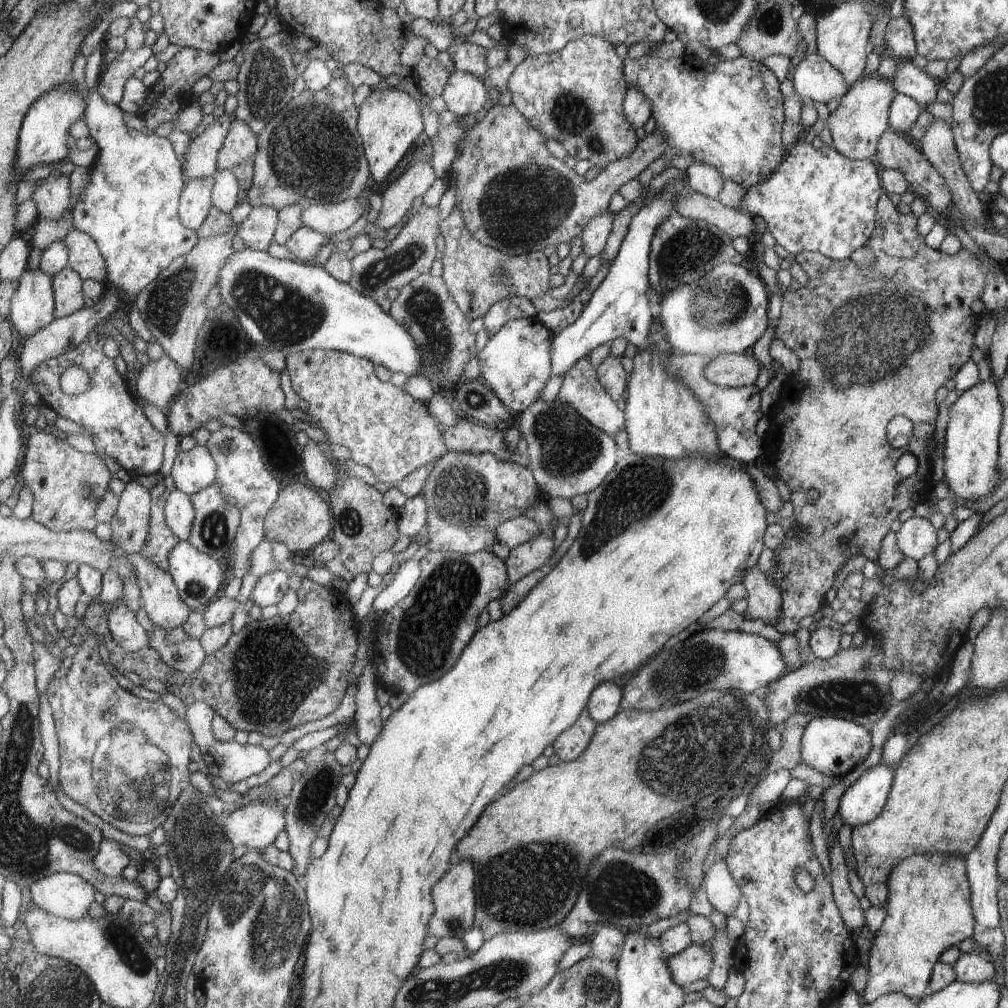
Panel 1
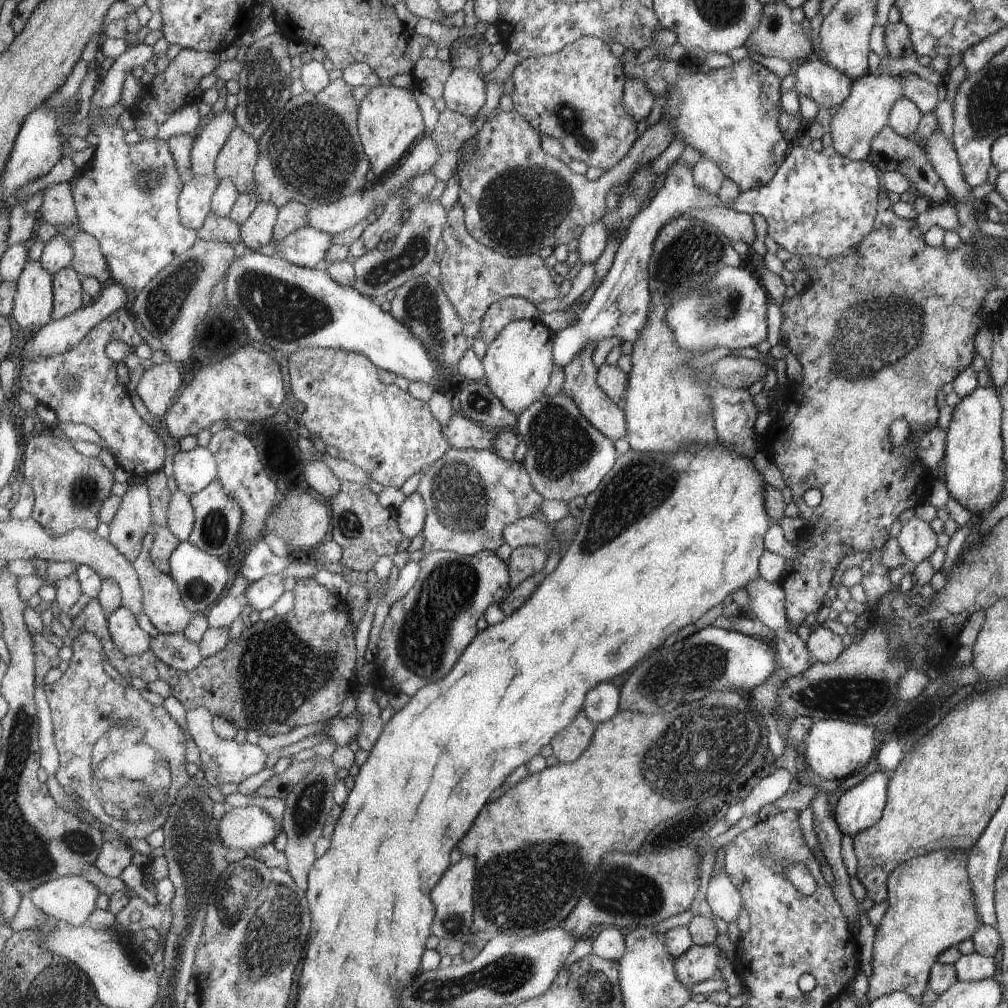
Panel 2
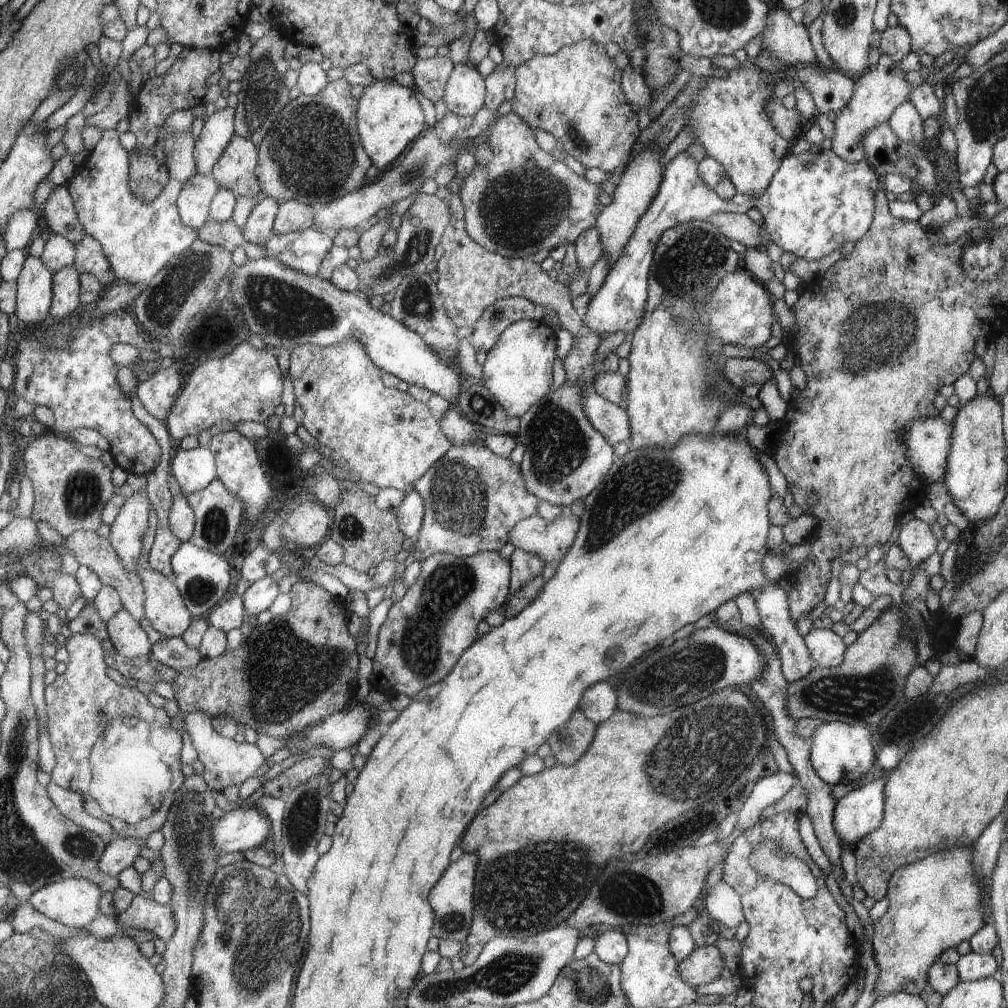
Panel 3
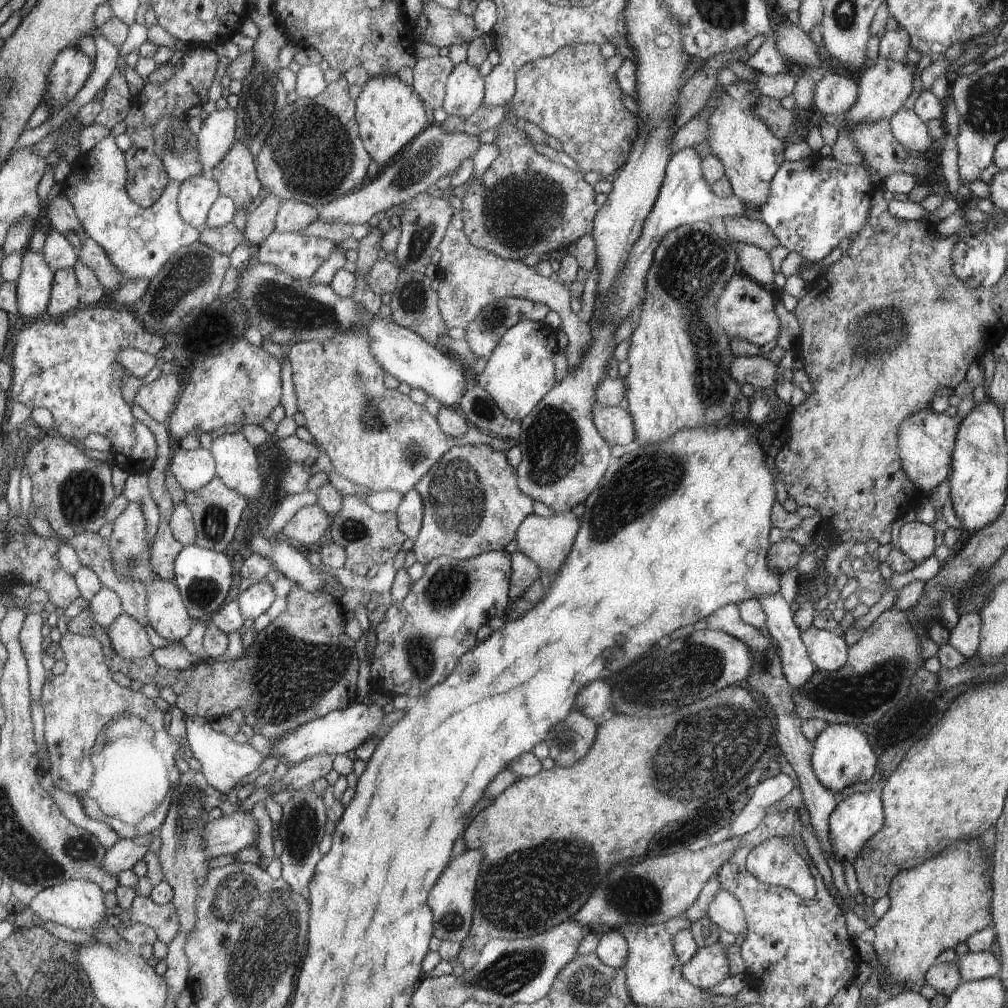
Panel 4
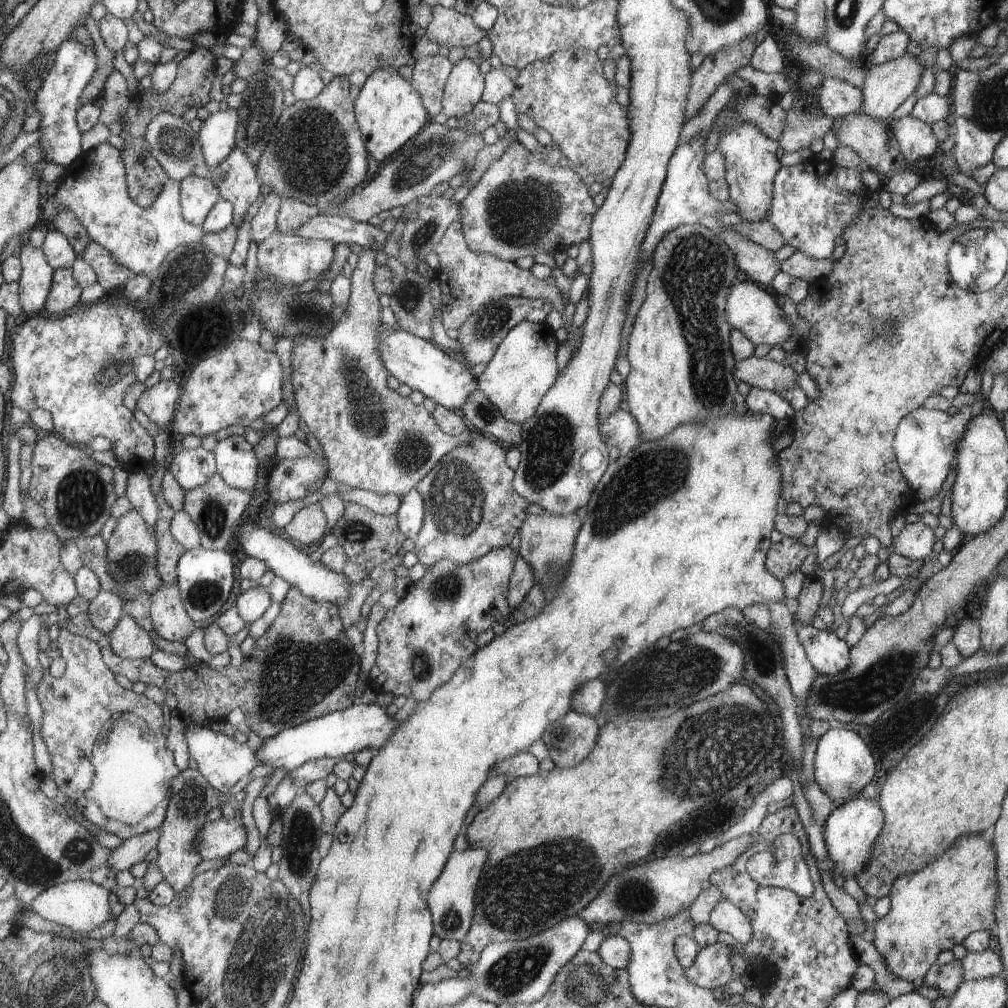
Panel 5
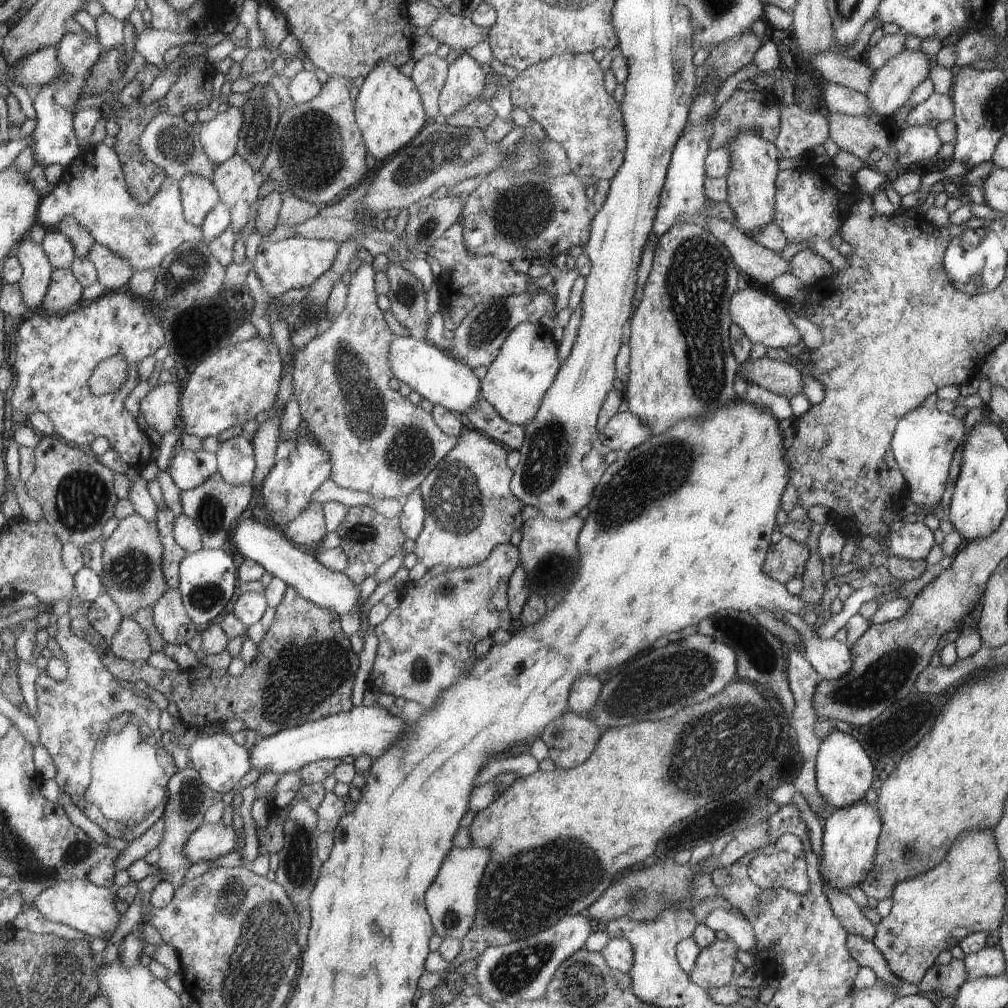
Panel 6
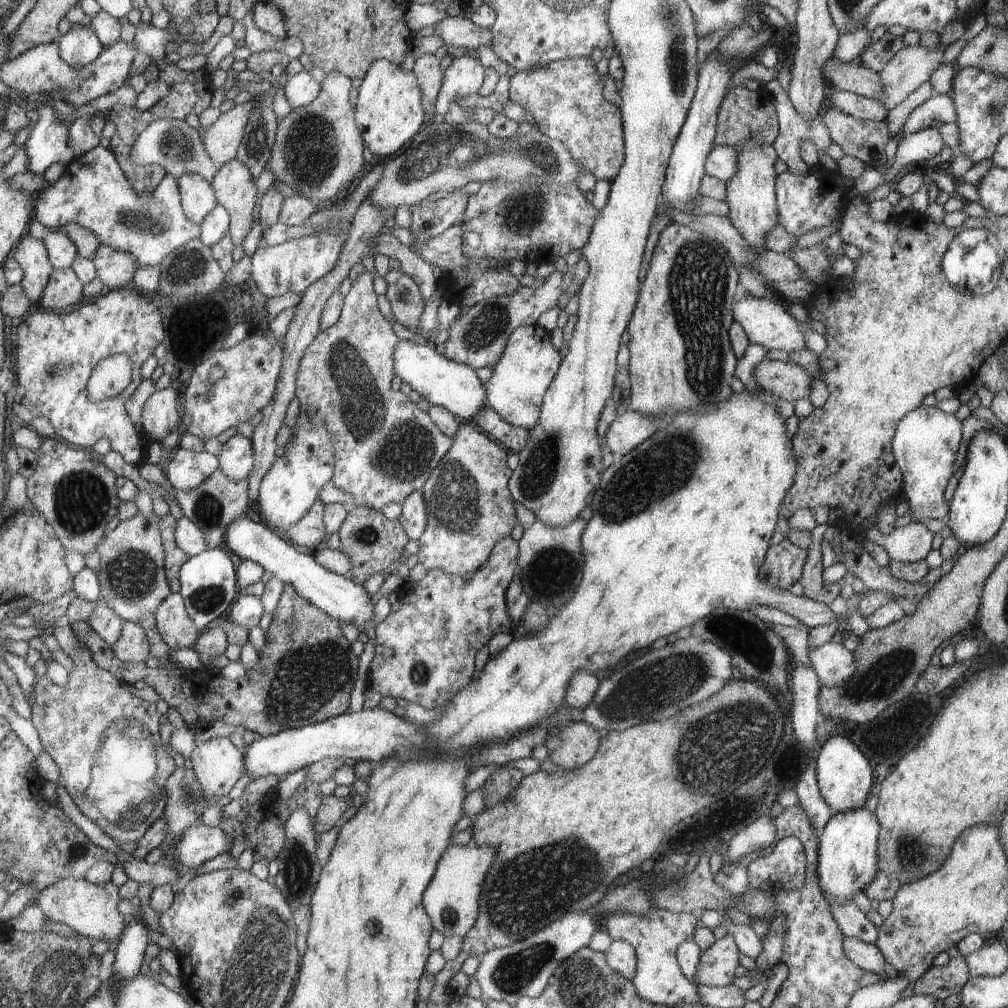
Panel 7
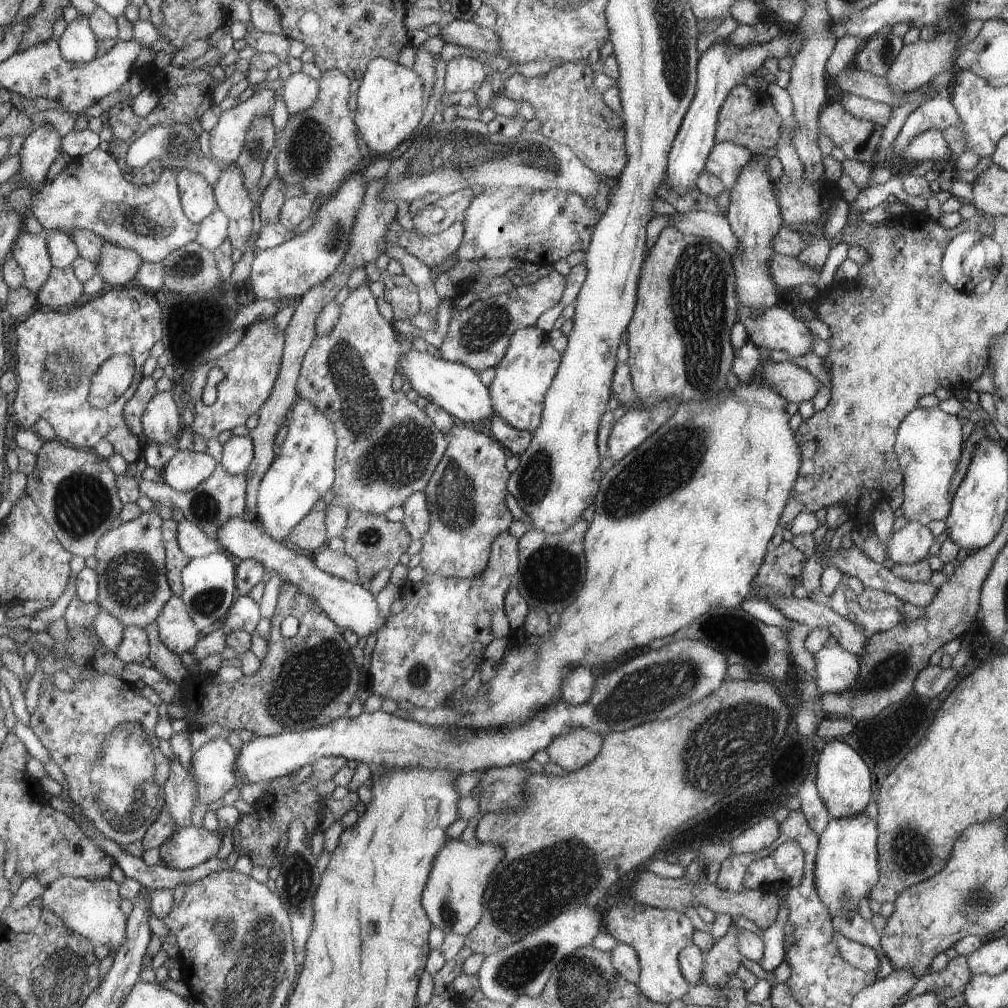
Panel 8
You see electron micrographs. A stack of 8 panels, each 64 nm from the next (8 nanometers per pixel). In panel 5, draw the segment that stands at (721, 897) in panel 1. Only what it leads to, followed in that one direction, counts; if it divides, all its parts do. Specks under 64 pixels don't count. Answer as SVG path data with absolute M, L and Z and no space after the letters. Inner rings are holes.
M722 899L722 902L713 908L709 923L718 932L728 932L737 945L745 947L752 940L752 925L738 906L728 899Z

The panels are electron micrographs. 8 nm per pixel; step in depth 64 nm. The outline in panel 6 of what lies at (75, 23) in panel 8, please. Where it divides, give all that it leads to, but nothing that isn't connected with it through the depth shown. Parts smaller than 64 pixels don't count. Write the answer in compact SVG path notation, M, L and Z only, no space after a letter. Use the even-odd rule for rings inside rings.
M88 31L66 34L56 47L58 60L64 65L64 69L60 77L50 81L32 95L33 107L37 115L36 126L28 146L34 150L35 164L43 168L51 164L60 164L67 169L81 154L81 146L73 127L74 114L70 113L70 108L74 108L80 99L84 80L89 76L90 69L96 64L105 48L97 37Z

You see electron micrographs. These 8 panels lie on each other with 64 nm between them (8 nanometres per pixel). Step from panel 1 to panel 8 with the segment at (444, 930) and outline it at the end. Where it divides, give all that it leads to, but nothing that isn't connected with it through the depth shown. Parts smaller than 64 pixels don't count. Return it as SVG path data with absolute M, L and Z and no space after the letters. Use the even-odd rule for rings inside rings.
M449 839L438 851L433 862L431 874L428 875L424 890L421 894L421 907L434 927L441 928L445 933L467 935L480 922L483 913L483 894L489 887L490 879L497 866L505 859L507 851L502 845L480 843L476 840L465 842L461 839Z

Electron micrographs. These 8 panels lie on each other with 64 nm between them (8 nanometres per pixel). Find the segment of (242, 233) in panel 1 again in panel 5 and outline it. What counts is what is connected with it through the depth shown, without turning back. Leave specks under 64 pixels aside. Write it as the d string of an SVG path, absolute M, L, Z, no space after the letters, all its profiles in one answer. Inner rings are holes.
M272 191L264 197L264 202L260 204L258 212L252 218L251 238L259 243L267 239L277 230L277 216L283 198L276 192Z

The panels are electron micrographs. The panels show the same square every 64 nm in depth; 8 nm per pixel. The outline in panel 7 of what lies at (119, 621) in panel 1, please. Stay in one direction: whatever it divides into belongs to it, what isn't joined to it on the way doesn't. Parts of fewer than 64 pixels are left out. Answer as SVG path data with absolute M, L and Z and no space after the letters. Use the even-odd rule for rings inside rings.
M123 621L120 638L111 646L113 653L124 662L144 663L150 657L150 640L140 623Z

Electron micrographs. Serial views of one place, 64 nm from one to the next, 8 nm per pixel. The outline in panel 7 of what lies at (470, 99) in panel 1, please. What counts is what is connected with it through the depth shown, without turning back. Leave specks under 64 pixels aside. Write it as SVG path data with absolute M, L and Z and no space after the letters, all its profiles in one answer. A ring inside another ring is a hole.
M471 54L454 58L443 73L440 92L435 102L435 112L446 114L450 103L456 103L463 96L477 93L486 78L484 66Z

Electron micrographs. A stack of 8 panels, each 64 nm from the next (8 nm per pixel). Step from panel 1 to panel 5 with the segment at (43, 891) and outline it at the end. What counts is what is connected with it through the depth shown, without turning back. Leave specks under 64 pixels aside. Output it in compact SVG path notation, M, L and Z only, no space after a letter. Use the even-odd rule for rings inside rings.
M82 879L66 881L41 892L28 908L36 911L47 921L55 922L61 927L66 927L76 933L92 935L92 930L96 930L97 934L99 934L114 928L113 923L115 920L112 921L112 918L115 918L115 916L112 916L112 908L110 908L108 896L110 896L110 892L93 881ZM108 920L111 920L111 927L104 925L104 922L108 922ZM98 926L103 926L103 931L98 929Z

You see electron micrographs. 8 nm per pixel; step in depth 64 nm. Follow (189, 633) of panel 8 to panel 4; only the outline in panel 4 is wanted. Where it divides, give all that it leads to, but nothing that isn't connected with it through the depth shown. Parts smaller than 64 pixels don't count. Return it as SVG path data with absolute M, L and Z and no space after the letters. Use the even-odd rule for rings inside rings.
M158 576L146 588L149 591L147 616L150 626L170 643L180 643L195 625L184 606L180 588L174 581Z

